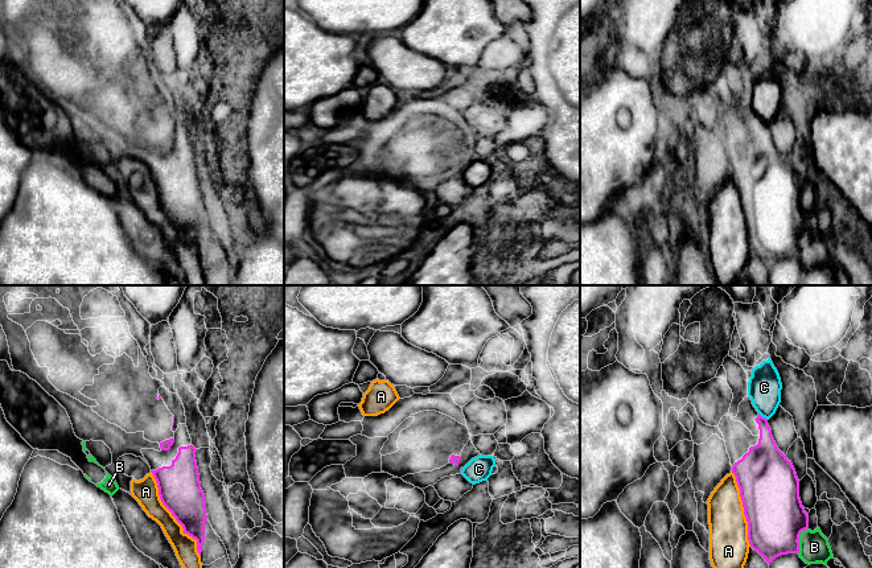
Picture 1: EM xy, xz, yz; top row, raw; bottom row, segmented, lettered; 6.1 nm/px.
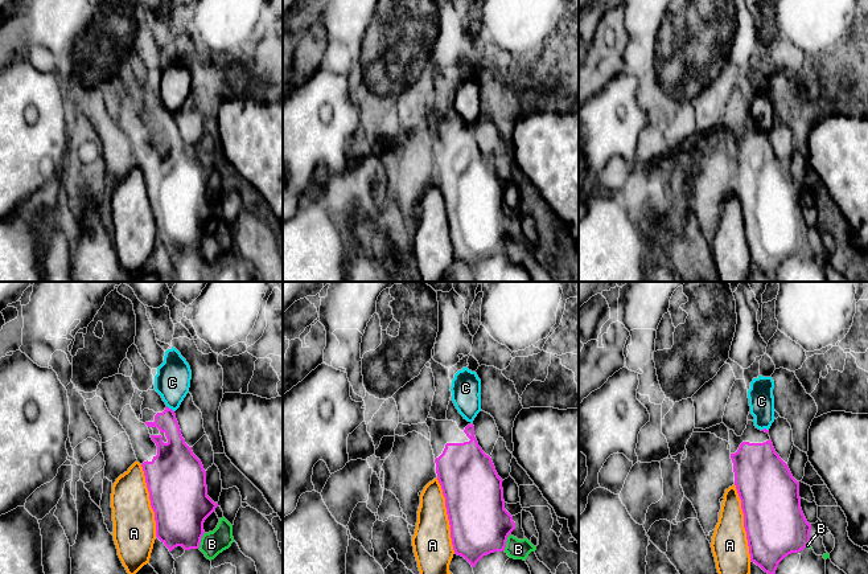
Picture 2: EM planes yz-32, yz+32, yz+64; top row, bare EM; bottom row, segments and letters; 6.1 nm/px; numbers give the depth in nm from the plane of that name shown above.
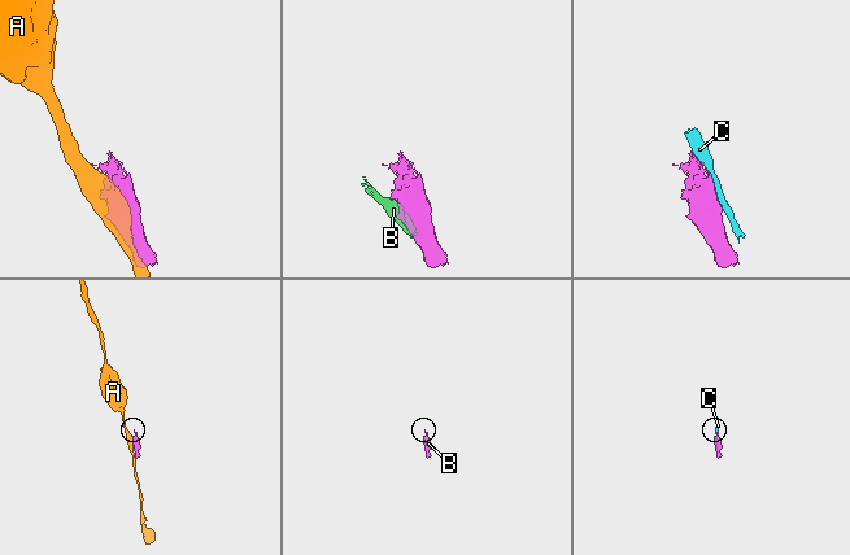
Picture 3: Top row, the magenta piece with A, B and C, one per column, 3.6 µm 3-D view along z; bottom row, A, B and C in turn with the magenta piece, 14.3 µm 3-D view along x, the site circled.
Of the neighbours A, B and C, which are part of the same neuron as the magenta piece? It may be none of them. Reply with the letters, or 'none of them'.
none of them

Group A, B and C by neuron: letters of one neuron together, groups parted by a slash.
A / B / C

